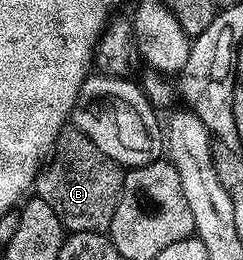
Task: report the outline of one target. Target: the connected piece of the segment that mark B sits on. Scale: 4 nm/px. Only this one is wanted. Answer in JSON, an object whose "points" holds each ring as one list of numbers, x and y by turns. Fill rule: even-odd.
{"points":[[67,128,58,133,48,164,38,172,36,194,52,208,52,212,56,212,67,231,106,232,116,212,123,177,123,167,104,156,104,152,100,152,84,132]]}

